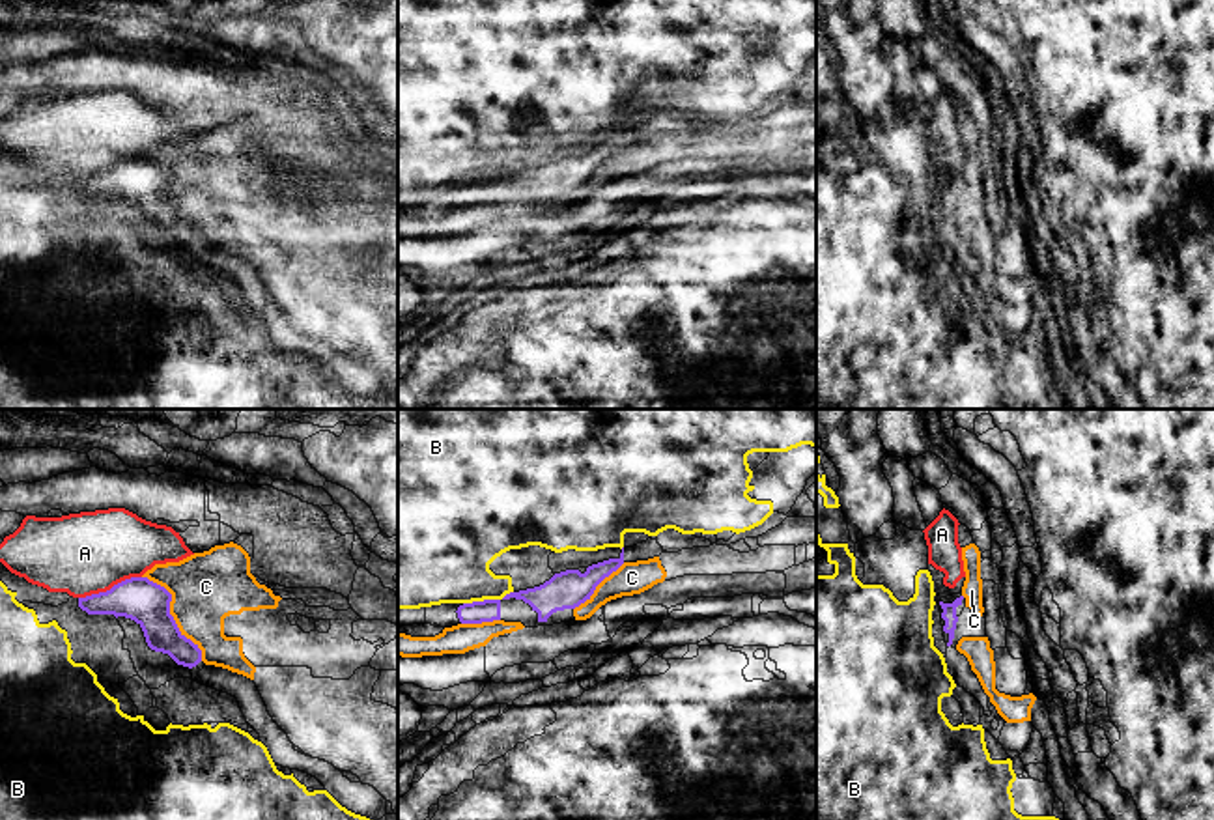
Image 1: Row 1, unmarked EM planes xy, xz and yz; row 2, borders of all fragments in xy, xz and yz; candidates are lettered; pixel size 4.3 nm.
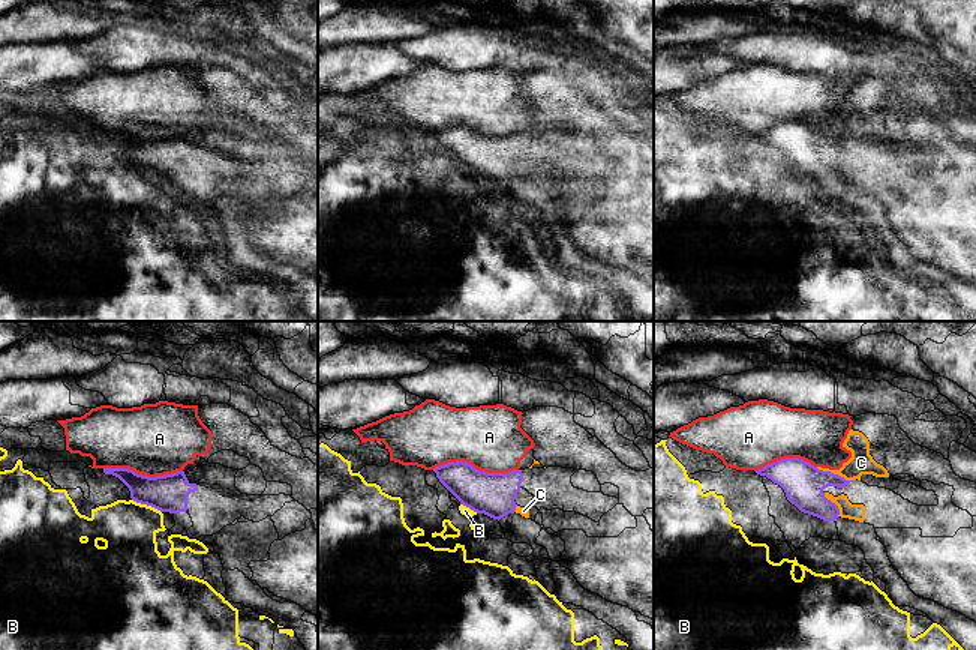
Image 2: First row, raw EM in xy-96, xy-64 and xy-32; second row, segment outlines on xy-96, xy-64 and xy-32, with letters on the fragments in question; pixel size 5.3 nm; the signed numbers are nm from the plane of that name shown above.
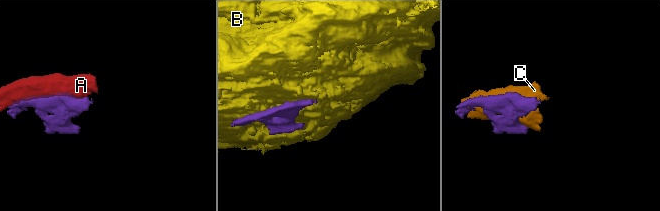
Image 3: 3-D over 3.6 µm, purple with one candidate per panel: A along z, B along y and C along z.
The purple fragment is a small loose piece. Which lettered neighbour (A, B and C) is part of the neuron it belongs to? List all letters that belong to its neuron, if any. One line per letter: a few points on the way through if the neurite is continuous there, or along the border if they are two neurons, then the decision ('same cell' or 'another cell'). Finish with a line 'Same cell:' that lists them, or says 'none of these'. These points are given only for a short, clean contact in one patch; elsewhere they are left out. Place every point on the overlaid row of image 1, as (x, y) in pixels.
A: another cell
B: another cell
C: another cell
Same cell: none of these

